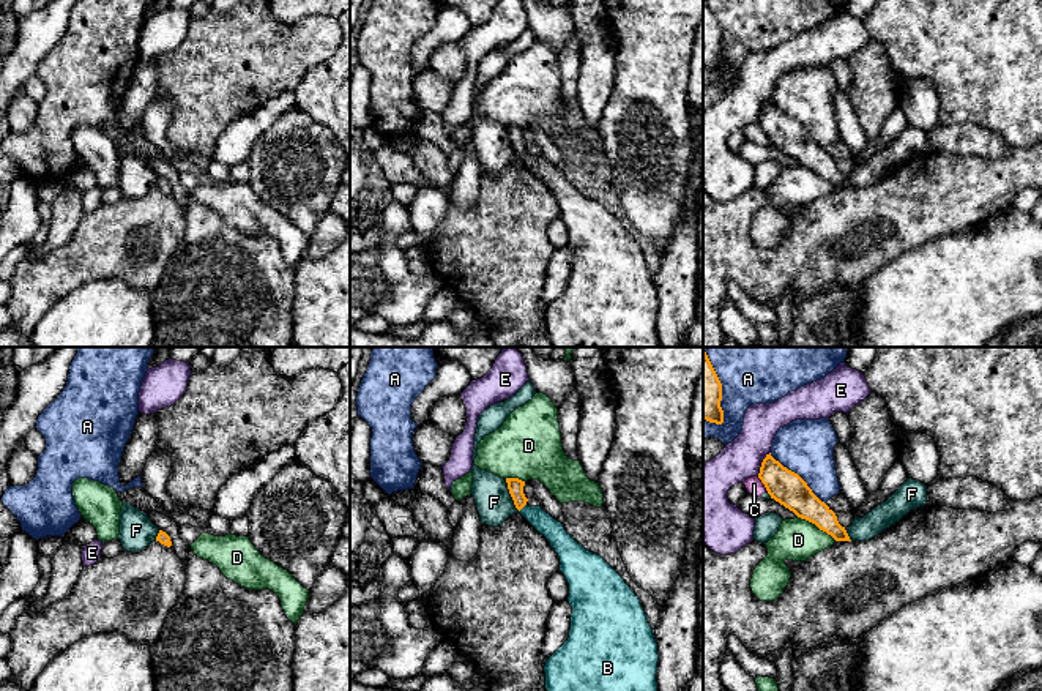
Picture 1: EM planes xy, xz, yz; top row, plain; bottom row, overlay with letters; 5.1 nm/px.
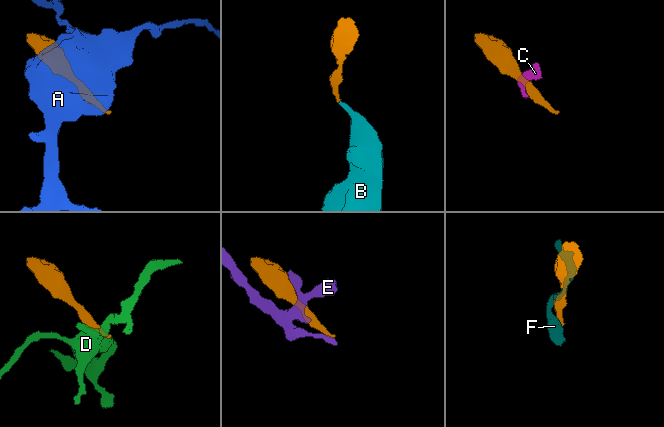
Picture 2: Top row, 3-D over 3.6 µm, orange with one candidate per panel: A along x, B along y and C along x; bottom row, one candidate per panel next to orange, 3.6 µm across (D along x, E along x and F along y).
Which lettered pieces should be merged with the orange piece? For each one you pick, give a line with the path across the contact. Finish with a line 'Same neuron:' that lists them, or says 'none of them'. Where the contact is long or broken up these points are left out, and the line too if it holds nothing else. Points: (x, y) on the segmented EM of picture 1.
B: runs through xz (514, 485), (522, 507), (554, 530)
Same neuron: B

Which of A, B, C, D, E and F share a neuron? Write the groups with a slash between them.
A / B / C F / D / E

